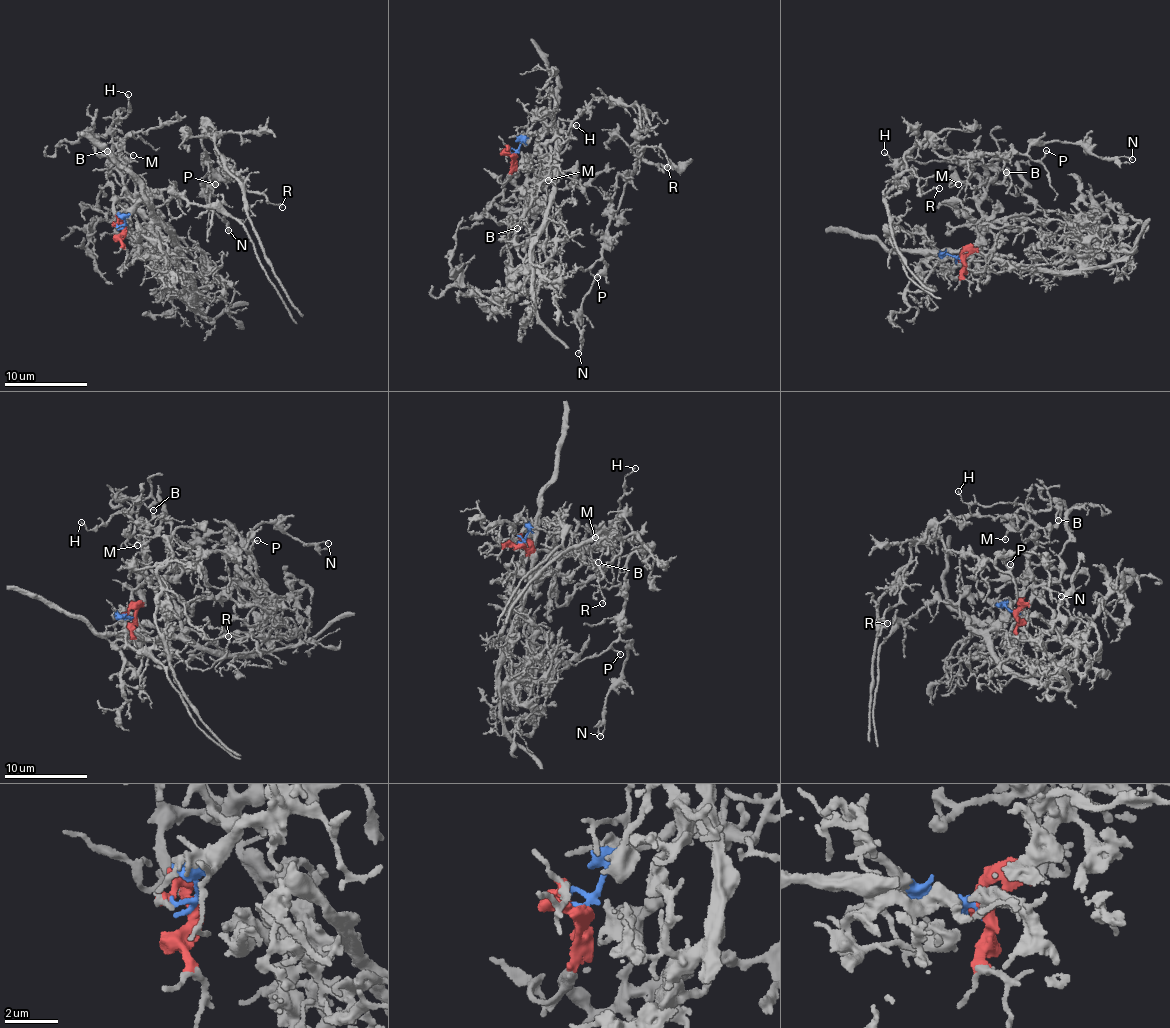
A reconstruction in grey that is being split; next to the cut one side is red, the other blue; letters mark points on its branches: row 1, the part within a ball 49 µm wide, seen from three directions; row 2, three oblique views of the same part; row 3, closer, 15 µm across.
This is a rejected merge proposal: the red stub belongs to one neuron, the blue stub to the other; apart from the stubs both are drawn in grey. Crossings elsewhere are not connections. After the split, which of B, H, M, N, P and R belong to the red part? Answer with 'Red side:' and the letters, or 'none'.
Red side: B, H, M

